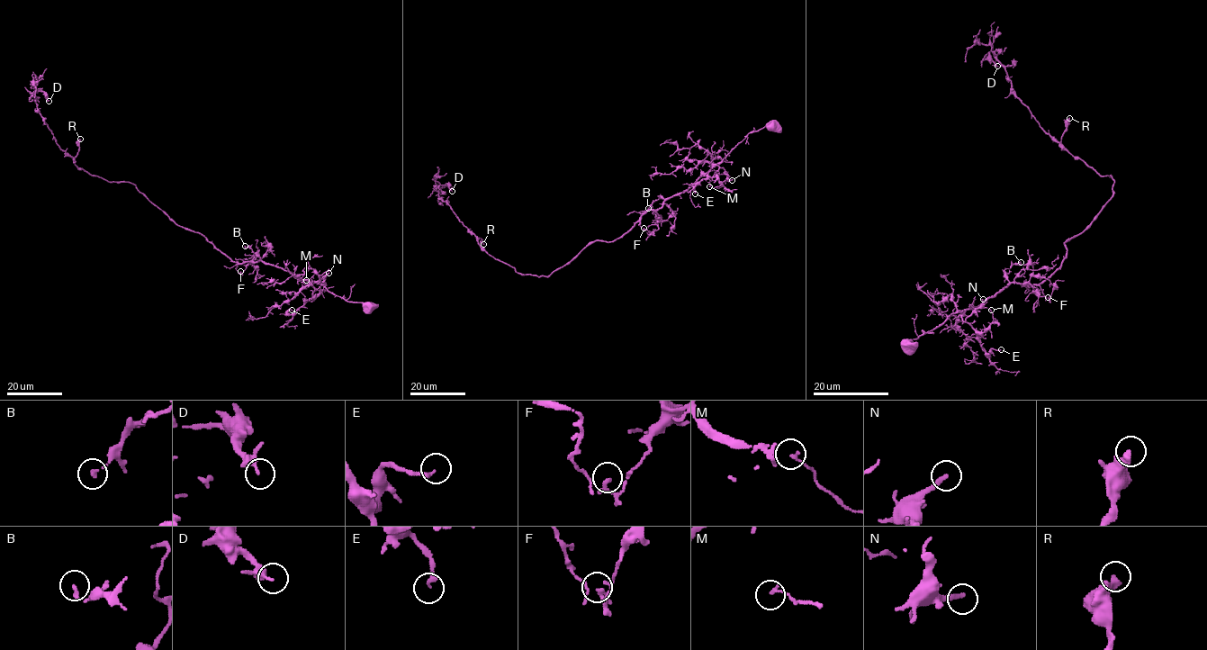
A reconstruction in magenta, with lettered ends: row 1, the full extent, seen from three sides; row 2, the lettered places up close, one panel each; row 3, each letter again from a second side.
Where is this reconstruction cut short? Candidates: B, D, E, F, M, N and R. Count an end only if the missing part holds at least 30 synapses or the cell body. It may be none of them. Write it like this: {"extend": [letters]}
{"extend": ["N"]}

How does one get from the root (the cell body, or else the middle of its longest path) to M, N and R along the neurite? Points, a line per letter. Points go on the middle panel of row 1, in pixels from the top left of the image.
M: (774, 125), (768, 123), (750, 132), (717, 163), (716, 176), (722, 185), (709, 186)
N: (774, 125), (768, 123), (750, 132), (716, 164), (732, 180)
R: (774, 125), (750, 132), (621, 237), (589, 243), (548, 276), (517, 274), (490, 256), (478, 238), (483, 244)

